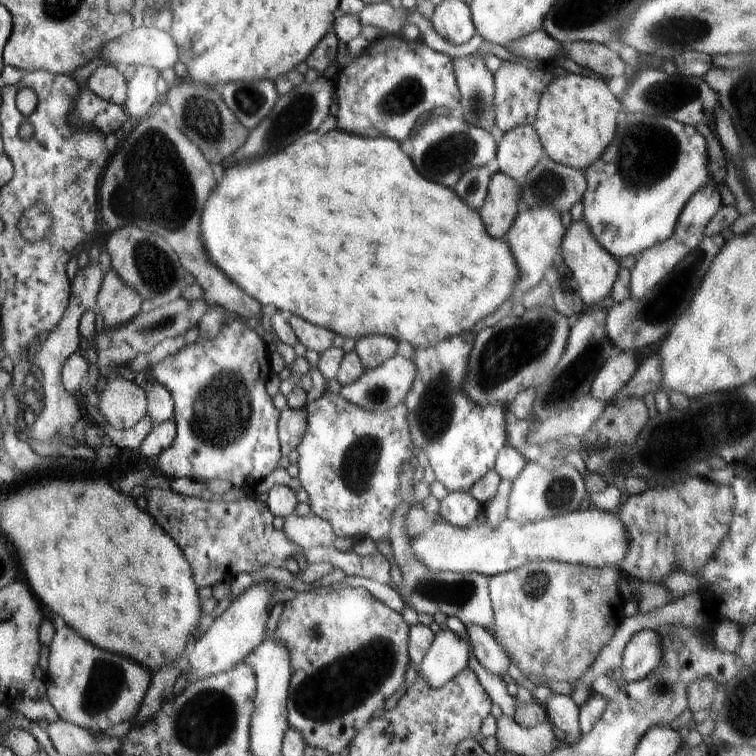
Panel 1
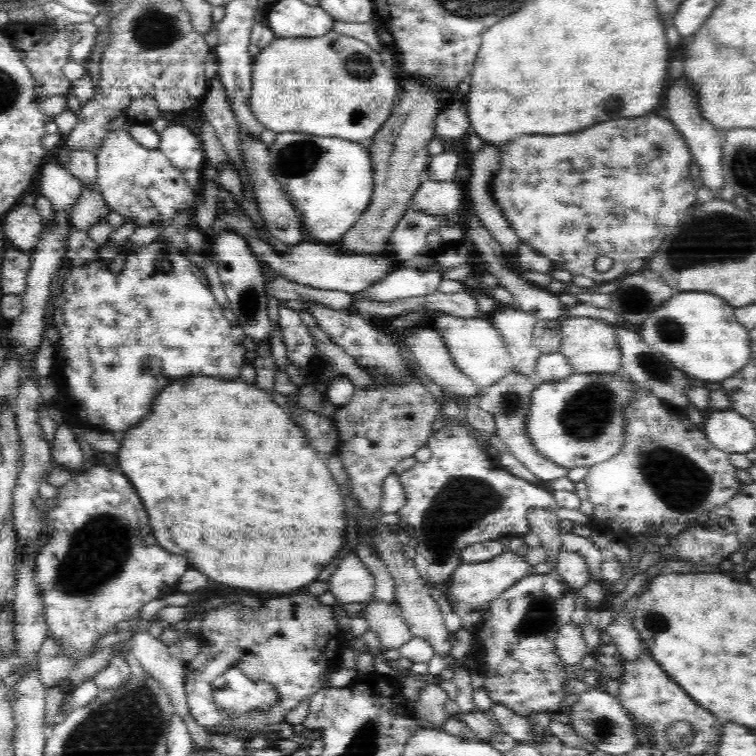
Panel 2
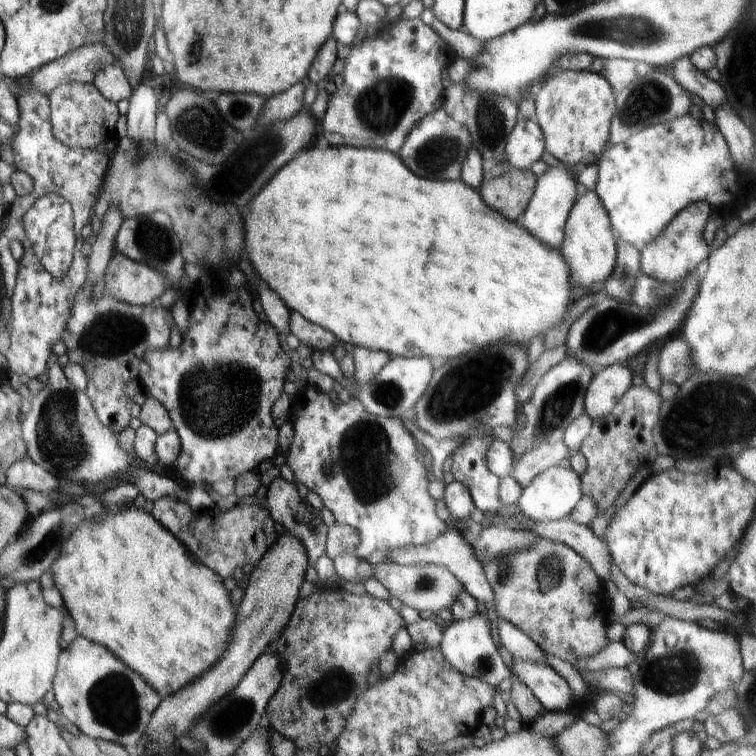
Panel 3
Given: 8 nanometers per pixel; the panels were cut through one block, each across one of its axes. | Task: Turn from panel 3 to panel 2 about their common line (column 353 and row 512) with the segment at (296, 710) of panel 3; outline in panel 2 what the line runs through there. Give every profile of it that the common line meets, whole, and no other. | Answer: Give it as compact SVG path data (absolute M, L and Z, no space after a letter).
M635 383L634 387L636 387L636 396L633 398L633 402L624 408L624 417L626 417L625 444L622 446L622 449L620 449L617 456L589 467L588 474L583 480L583 482L588 486L588 500L592 504L592 507L594 507L594 519L598 519L599 521L608 524L608 526L610 526L610 530L612 530L614 534L618 534L618 536L634 534L636 537L639 537L640 534L643 532L650 532L651 529L656 530L656 528L658 528L659 530L659 527L662 526L662 524L672 522L672 520L674 520L674 522L684 524L688 528L691 525L694 525L698 521L698 518L701 518L704 514L707 514L714 508L723 506L723 504L726 504L728 500L733 498L733 496L739 494L741 482L736 478L737 469L730 463L729 454L716 448L716 446L706 438L706 435L699 426L690 422L690 419L686 415L669 407L656 395L650 394L647 390L637 387Z

